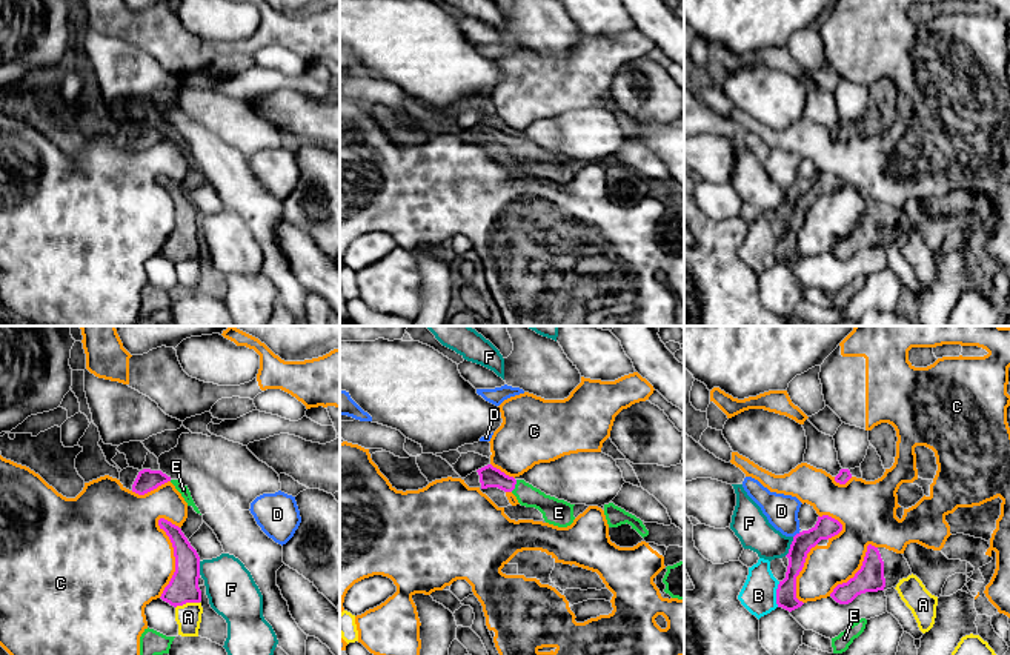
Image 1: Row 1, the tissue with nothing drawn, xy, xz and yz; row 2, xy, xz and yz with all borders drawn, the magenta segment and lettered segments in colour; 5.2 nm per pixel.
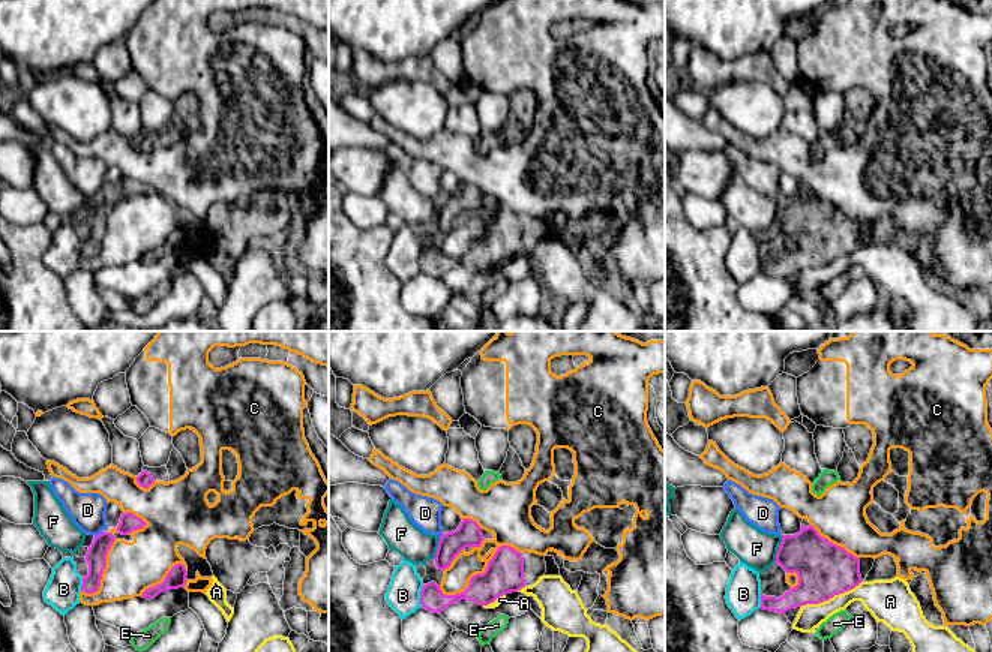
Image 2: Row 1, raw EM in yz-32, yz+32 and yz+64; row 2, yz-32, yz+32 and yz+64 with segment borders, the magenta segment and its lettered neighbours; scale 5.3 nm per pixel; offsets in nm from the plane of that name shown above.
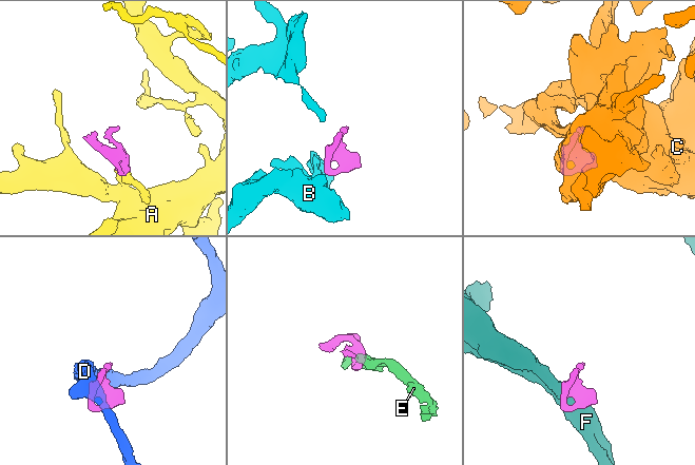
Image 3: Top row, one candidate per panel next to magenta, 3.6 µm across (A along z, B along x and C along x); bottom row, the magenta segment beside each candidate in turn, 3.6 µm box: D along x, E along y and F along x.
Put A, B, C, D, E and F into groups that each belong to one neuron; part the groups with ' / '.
A / B / C / D F / E

